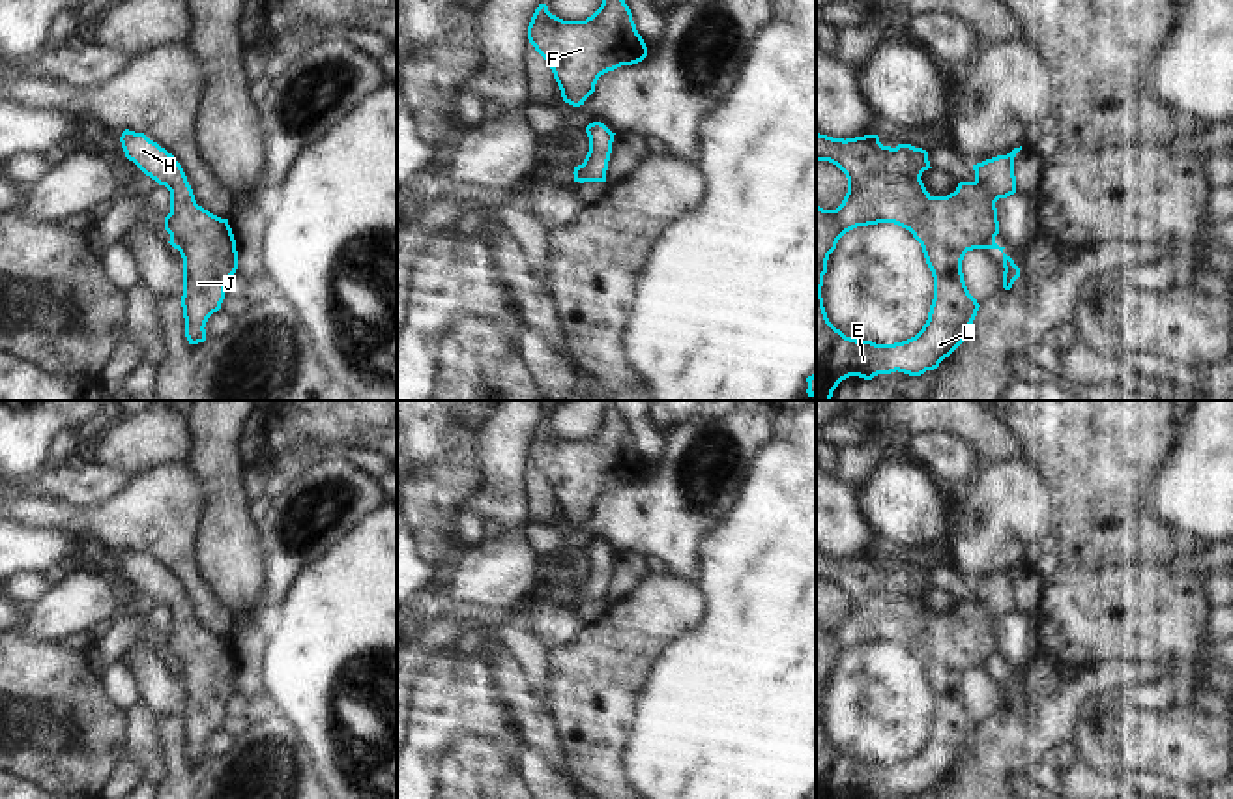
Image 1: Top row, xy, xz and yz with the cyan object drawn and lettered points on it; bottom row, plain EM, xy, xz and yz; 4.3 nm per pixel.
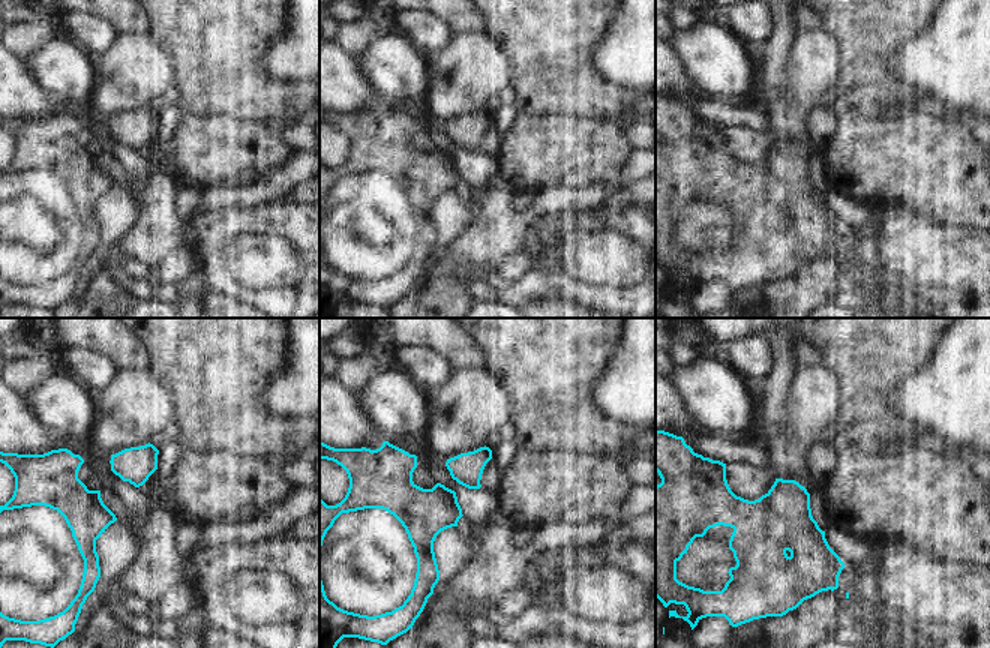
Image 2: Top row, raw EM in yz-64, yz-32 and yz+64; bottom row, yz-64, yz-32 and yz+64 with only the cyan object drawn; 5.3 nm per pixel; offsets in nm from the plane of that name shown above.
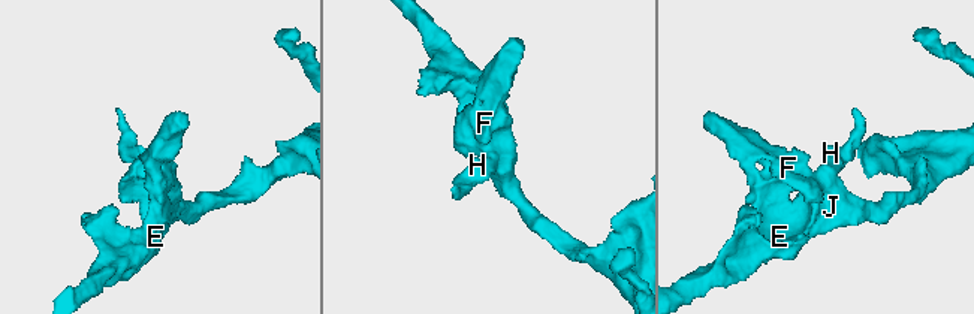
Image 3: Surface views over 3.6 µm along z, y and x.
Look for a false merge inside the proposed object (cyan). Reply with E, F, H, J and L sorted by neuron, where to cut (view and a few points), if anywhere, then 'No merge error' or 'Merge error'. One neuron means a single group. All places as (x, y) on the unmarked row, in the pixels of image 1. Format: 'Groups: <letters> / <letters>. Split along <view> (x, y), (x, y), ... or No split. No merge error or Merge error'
Groups: E F H J L. No split. No merge error

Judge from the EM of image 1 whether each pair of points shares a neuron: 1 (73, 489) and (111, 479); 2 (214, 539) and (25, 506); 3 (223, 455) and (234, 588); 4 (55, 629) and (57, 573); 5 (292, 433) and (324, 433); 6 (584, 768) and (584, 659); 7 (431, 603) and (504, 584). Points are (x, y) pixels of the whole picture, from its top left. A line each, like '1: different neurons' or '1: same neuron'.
1: same neuron
2: different neurons
3: same neuron
4: different neurons
5: same neuron
6: same neuron
7: same neuron

